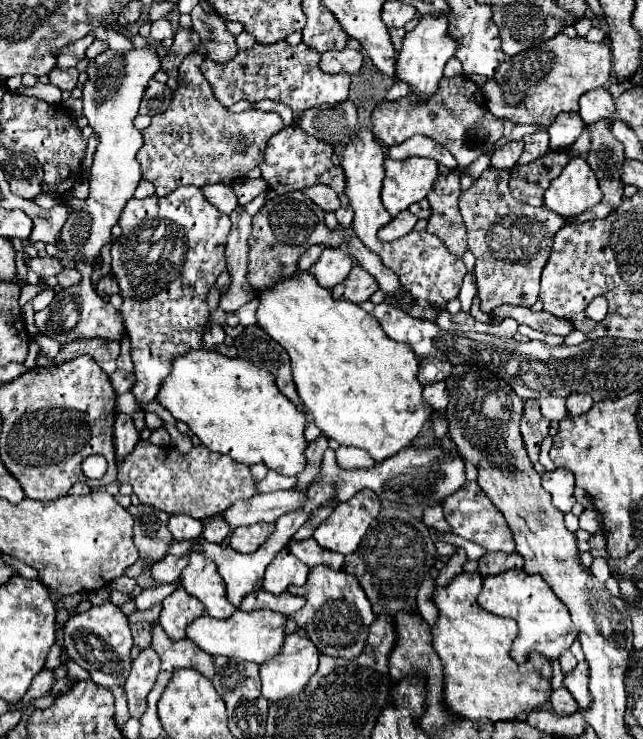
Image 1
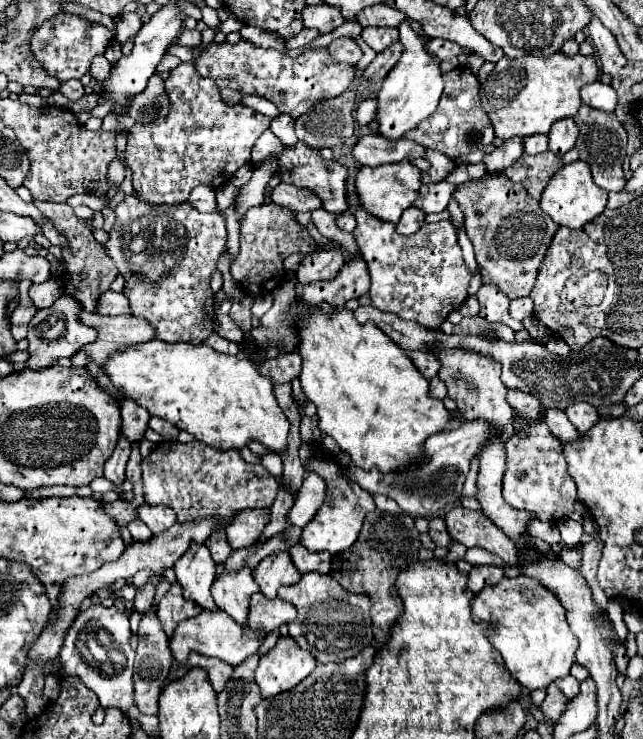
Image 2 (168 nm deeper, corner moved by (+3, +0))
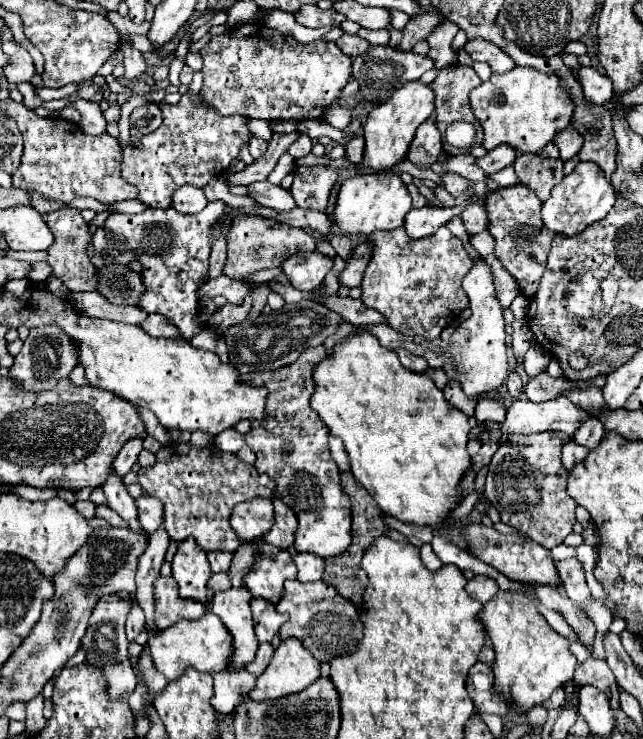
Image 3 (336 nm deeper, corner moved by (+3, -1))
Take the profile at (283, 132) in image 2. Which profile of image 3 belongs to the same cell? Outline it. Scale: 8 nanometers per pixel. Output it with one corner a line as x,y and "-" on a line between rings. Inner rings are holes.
300,136
300,140
296,140
294,144
290,144
290,146
288,146
286,154
290,154
294,160
298,160
298,158
308,156
308,154
310,154
310,150
312,150
312,140
310,140
308,136

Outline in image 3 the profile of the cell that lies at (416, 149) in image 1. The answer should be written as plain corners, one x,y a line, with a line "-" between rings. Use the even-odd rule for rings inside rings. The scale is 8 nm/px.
354,136
346,142
346,156
356,164
364,160
364,138
362,136

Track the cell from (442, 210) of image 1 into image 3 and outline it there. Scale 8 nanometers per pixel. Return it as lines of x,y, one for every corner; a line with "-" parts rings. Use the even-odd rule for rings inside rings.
430,116
416,130
416,136
414,136
414,140
412,140
410,148
408,148
406,158
412,164
420,166
420,168
430,168
434,162
438,162
438,158
444,152
444,148
440,144
440,138
442,138
442,134
440,134
440,130
436,128
436,124
434,124
434,120

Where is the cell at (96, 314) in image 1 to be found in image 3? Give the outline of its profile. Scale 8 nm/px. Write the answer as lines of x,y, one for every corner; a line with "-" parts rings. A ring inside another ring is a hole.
46,324
46,326
36,326
30,328
28,338
24,340
24,346
20,350
20,354
14,358
14,366
10,370
10,376
28,390
48,390
54,388
58,384
60,378
68,376
72,372
72,368
78,364
78,352
80,348
76,348
78,342
72,340
64,328
60,328
58,324
-
52,376
56,380
52,380

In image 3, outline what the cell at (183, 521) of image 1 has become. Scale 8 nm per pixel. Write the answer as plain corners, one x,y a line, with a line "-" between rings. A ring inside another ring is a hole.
142,496
136,500
136,506
138,506
138,518
140,518
144,532
148,534
156,532
158,526
164,522
164,504
156,498

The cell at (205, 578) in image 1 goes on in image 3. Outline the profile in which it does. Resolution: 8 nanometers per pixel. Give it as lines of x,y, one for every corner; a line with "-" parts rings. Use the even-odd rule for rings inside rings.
186,538
178,544
178,552
172,560
172,576
180,586
180,596
200,600
208,604
206,582
212,576
206,552
196,544
194,538

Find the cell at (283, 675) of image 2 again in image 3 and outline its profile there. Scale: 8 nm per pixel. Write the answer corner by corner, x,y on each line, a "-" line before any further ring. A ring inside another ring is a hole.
288,638
276,648
272,662
262,672
262,676
258,676
250,698
260,702
288,696
300,692
318,676
320,662
300,644
300,640

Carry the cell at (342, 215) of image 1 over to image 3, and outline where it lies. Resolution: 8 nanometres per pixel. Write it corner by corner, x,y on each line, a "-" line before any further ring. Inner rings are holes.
332,234
332,236
328,236
328,242
332,244
332,248
336,250
338,256
348,260
348,256
352,252
352,242
350,242
350,238
346,234

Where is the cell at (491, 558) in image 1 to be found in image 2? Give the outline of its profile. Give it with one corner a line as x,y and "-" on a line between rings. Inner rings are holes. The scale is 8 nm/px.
476,565
470,575
468,575
468,589
478,593
482,591
486,585
496,585
500,579
504,577
502,569
498,567
488,567
488,565

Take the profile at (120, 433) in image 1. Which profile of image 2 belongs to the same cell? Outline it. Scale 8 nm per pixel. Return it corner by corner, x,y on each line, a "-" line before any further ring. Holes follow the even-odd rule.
120,437
118,445
116,445
116,449
114,449
114,453
112,453
112,457
110,457
110,459
106,461
106,465
104,465
104,477
106,477
108,481
112,481
114,491
118,493
120,499
124,499
124,493
118,491
118,487
120,487
120,485
124,483
124,479
126,479
124,467
126,467
128,457
130,457
130,443
128,443
124,437

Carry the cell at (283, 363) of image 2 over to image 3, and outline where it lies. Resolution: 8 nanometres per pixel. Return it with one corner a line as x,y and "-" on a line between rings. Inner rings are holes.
324,346
308,348
294,364
278,370
262,370
252,374
246,382
268,386
266,408
270,418
254,420
252,430
246,434
246,444
256,452
256,470
268,474
276,482
274,496
282,498
298,516
296,550
312,552
320,558
338,556
352,544
352,504
350,496
340,486
340,472
330,456
329,430
310,408
312,396
312,368
326,356
-
276,414
276,418
274,418
-
280,416
280,418
278,418
-
276,420
276,428
274,428
-
282,442
292,444
292,452
282,450

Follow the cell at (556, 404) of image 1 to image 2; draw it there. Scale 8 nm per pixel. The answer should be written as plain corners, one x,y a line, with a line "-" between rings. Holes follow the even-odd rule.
548,409
544,421
548,423
552,435
556,439
560,439
560,443
574,443
576,439
580,439
580,433
576,431
576,427
572,427
572,423
564,415
564,411
560,411
560,409

